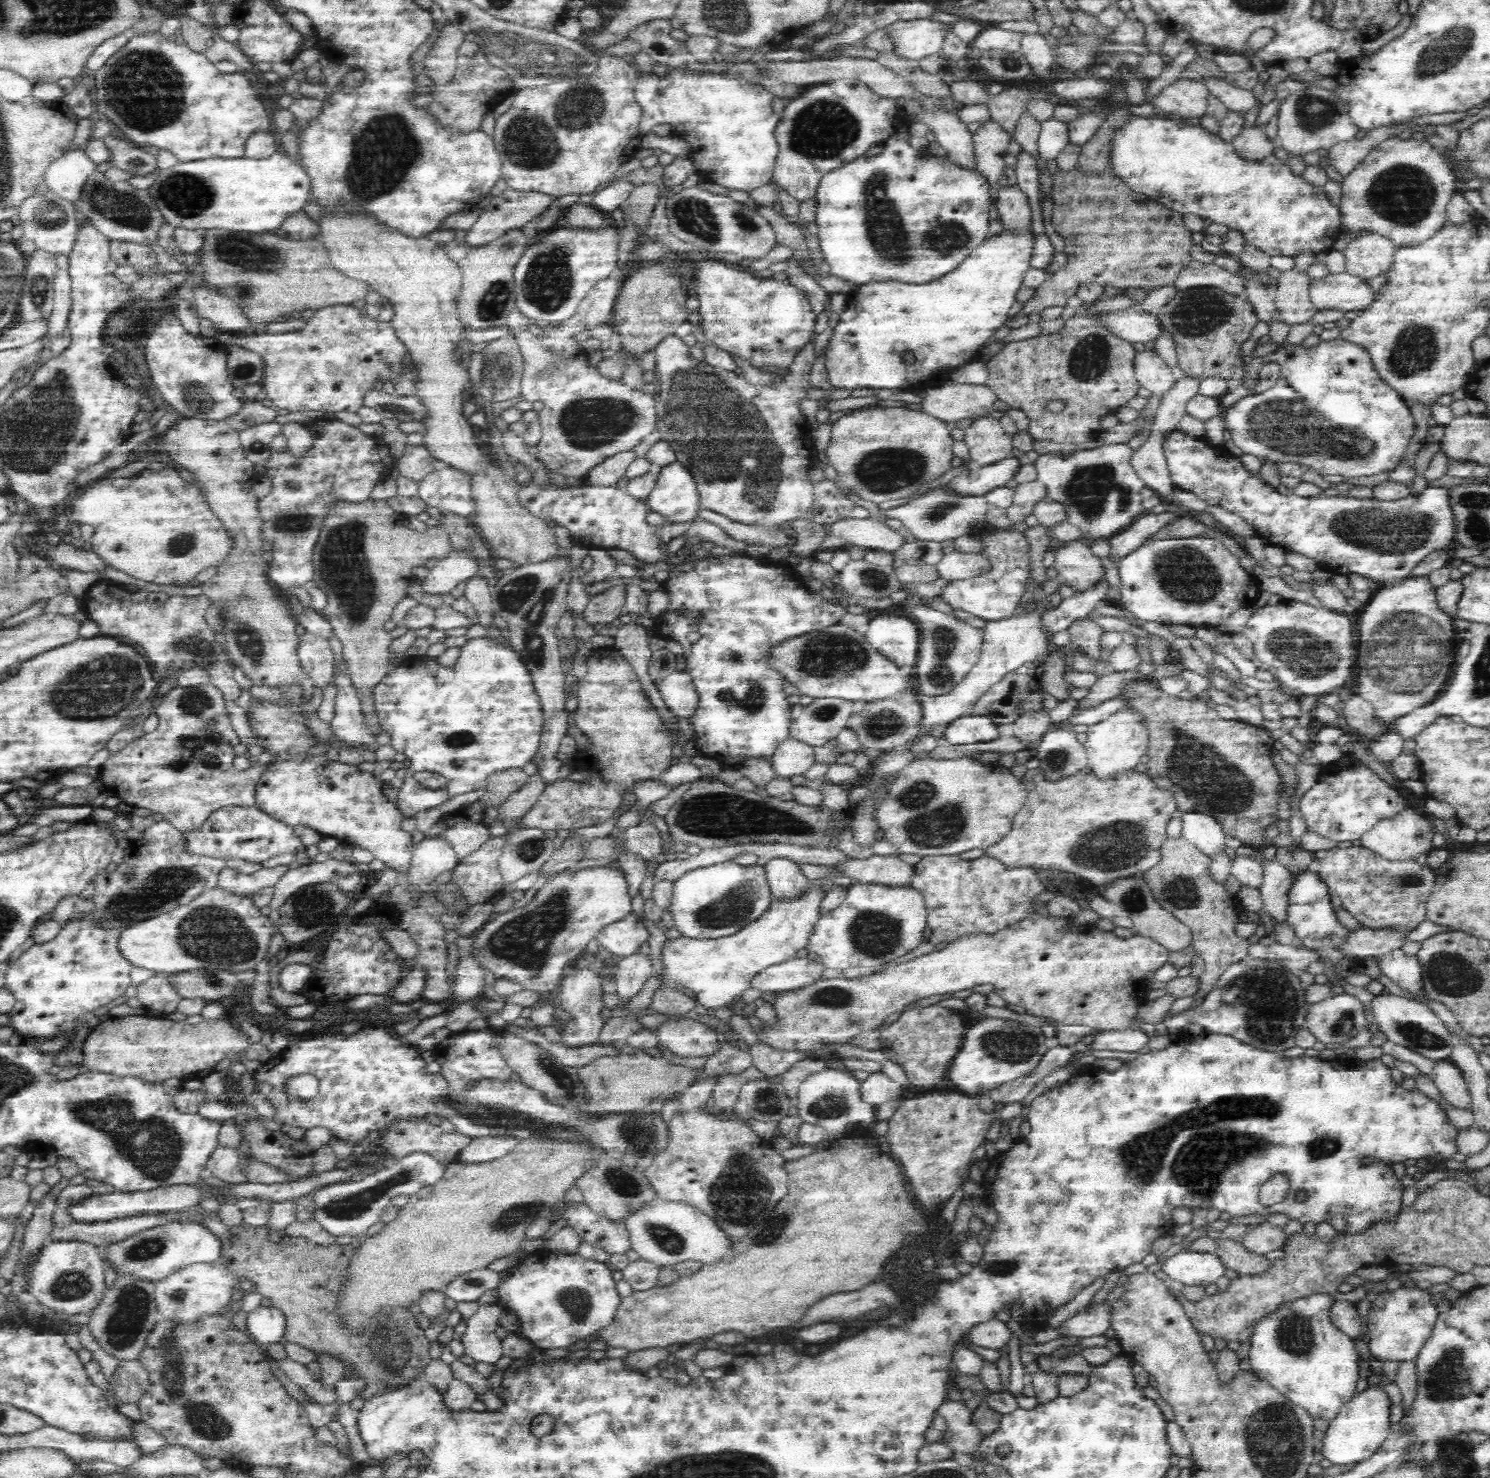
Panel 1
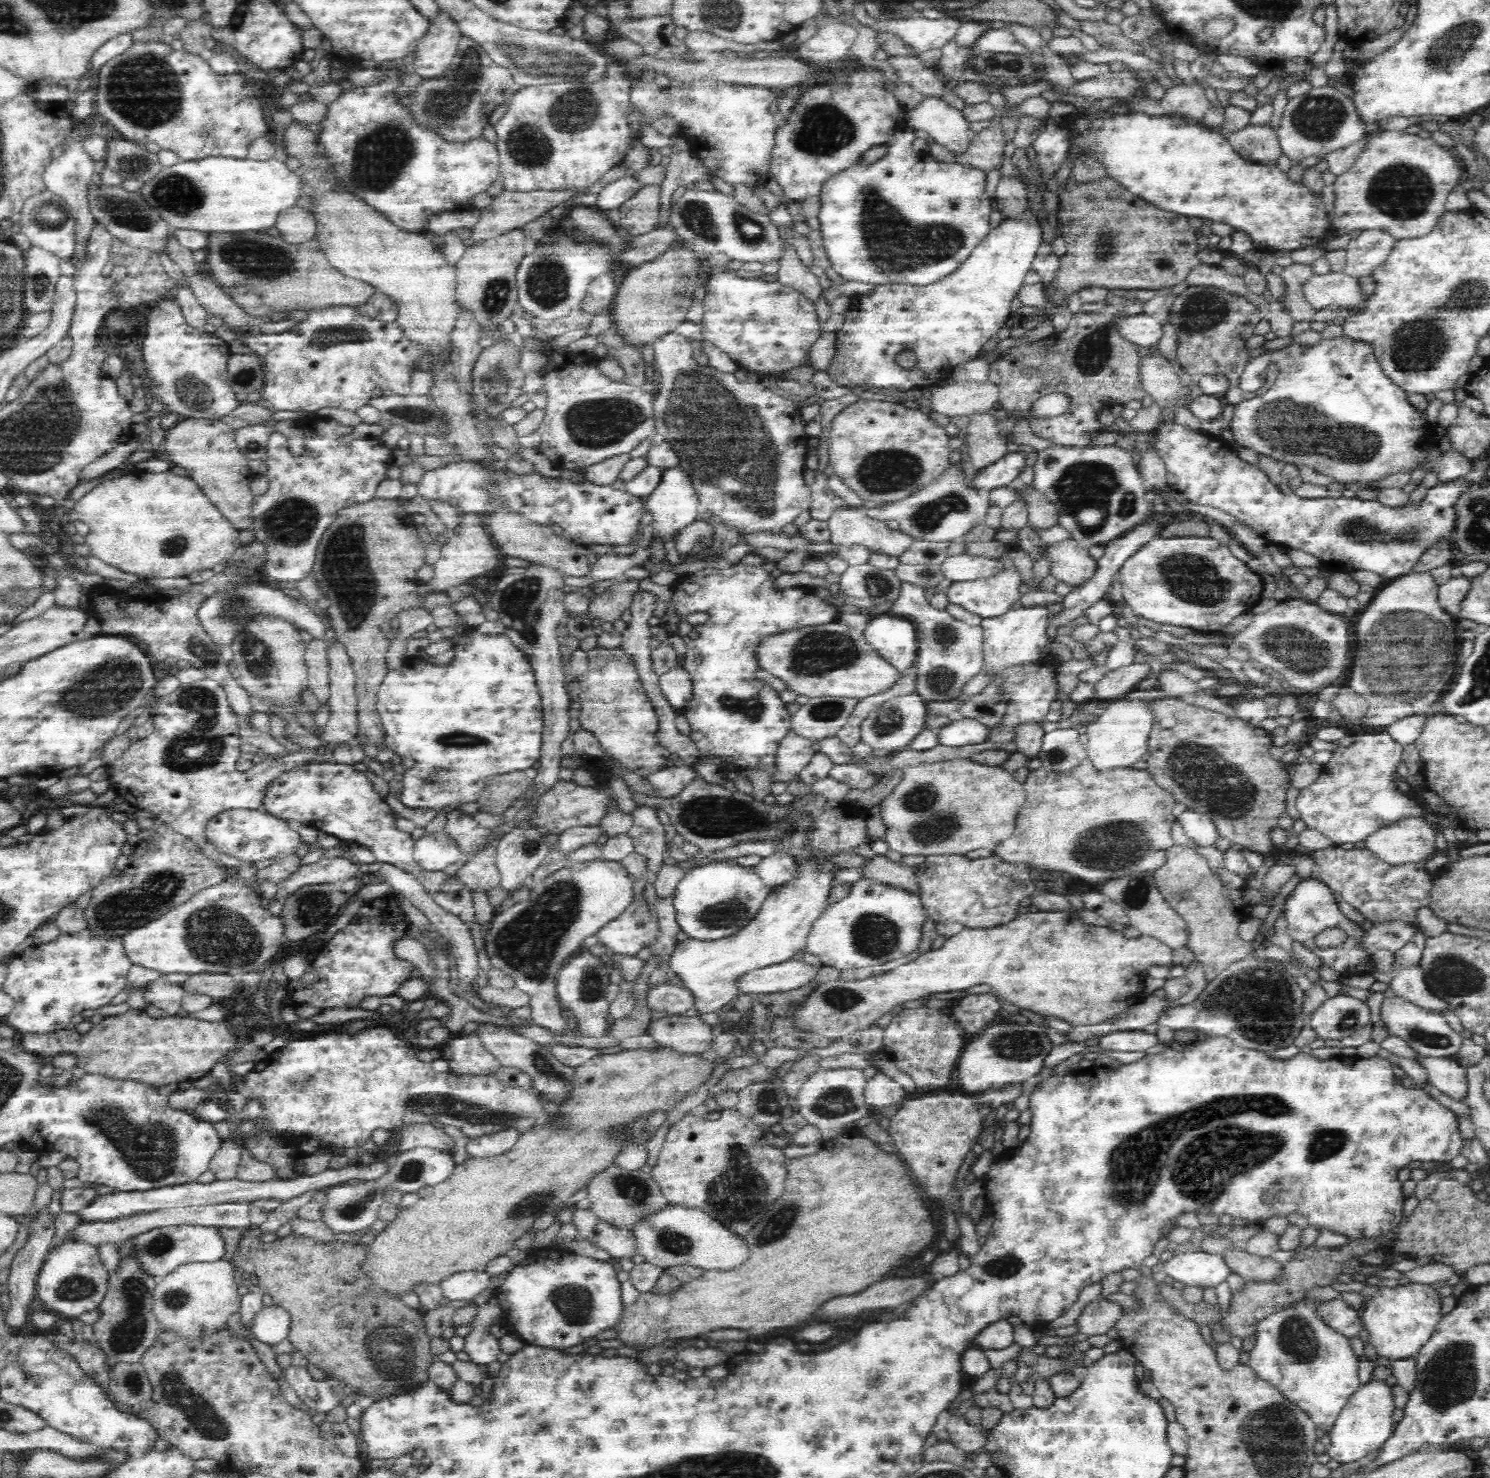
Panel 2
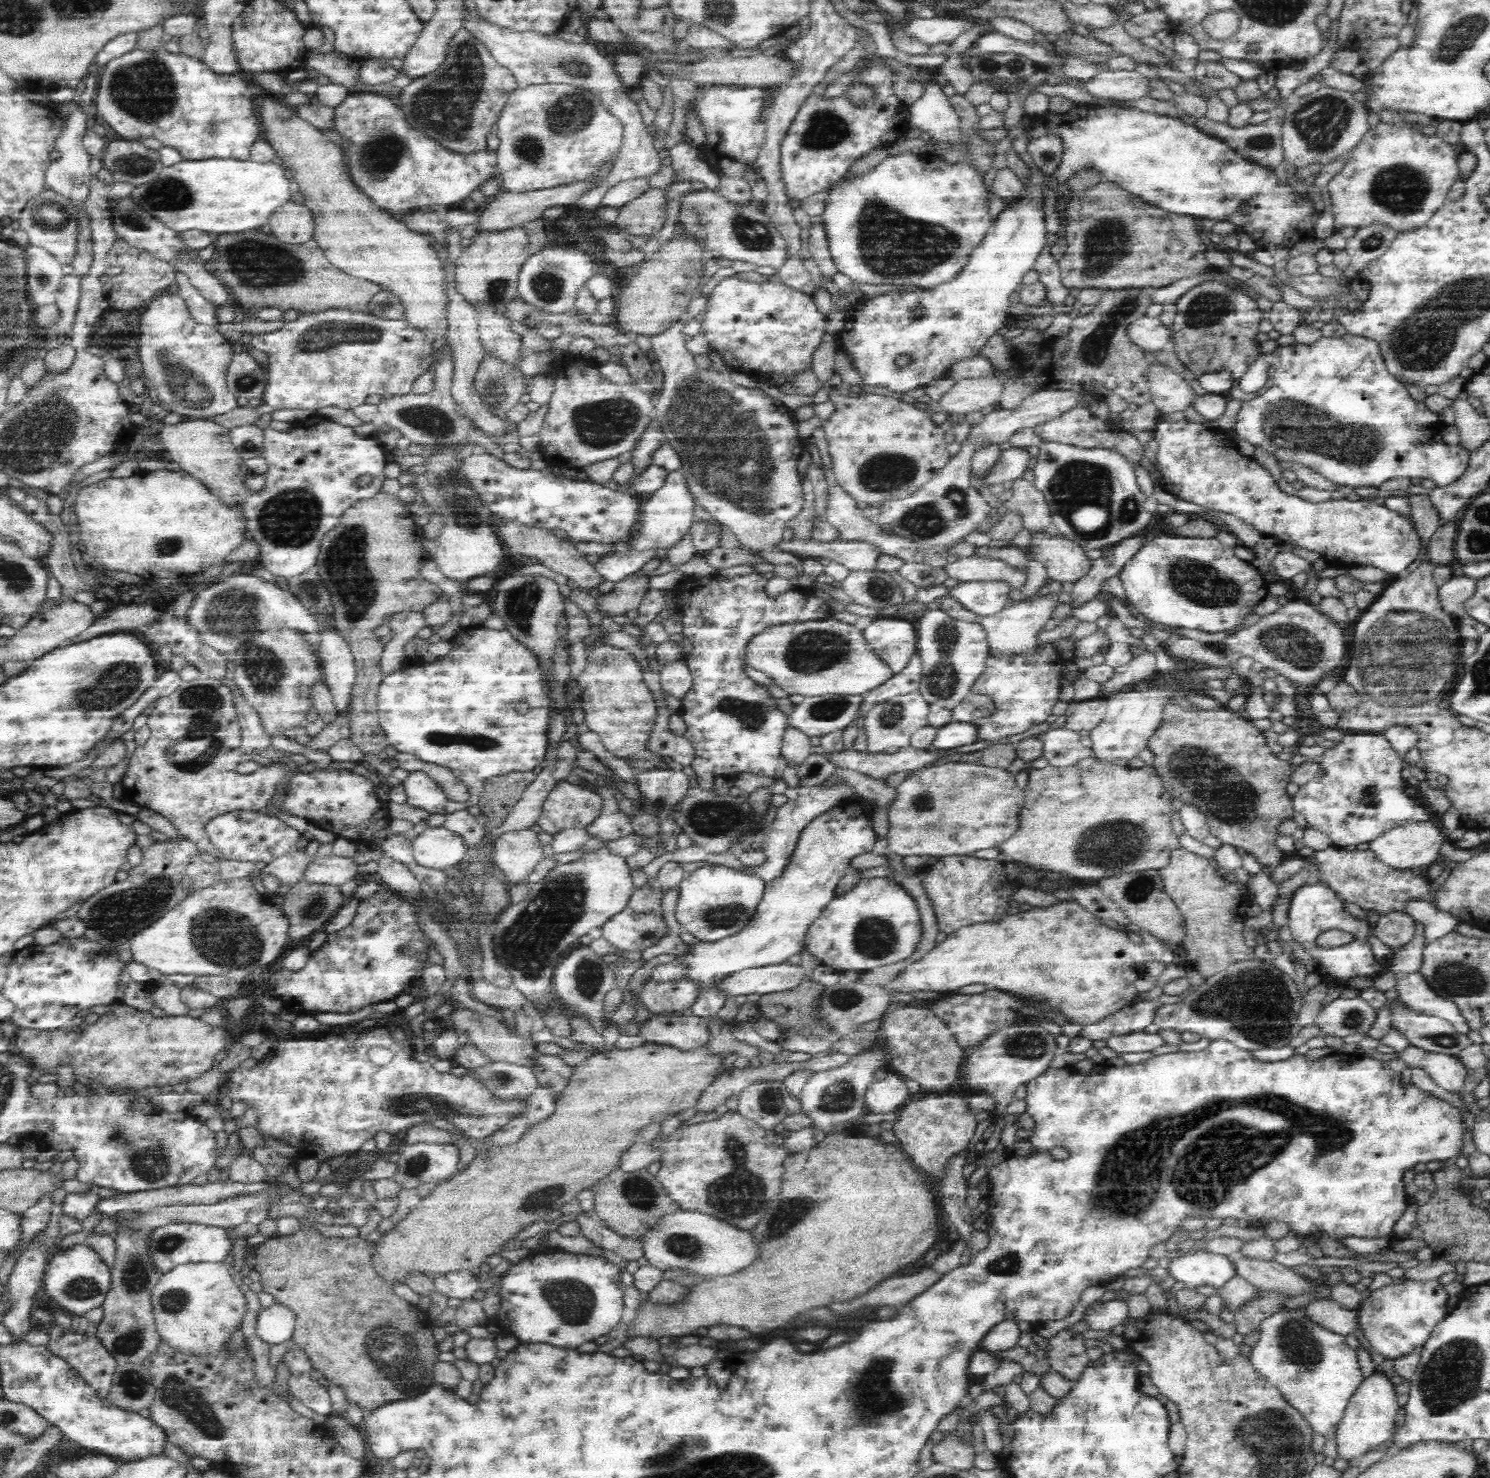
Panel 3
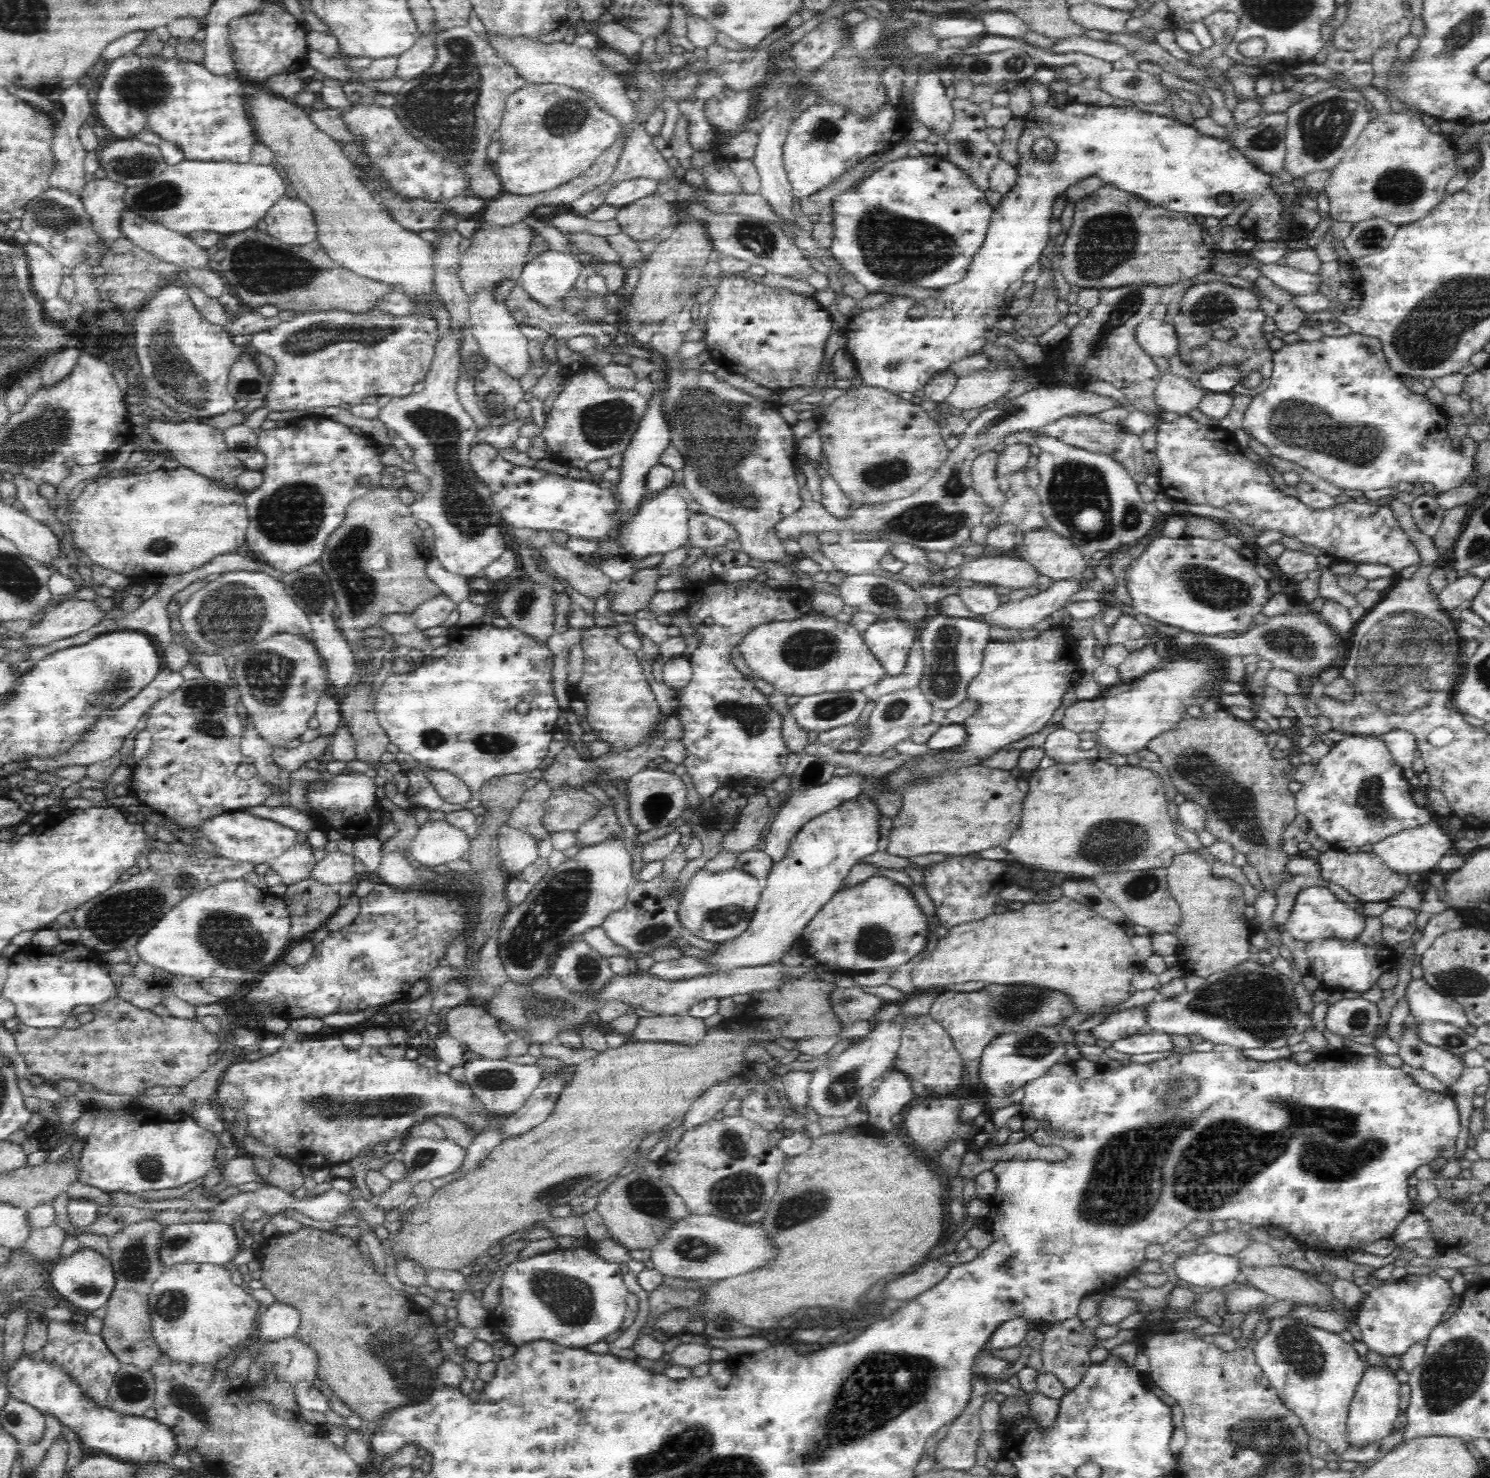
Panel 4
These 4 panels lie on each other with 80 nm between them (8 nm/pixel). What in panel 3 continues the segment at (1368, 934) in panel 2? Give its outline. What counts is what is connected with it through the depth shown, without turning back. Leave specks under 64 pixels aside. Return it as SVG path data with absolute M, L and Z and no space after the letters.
M1390 912L1374 925L1373 936L1390 949L1398 948L1412 940L1415 926L1416 921L1410 915Z

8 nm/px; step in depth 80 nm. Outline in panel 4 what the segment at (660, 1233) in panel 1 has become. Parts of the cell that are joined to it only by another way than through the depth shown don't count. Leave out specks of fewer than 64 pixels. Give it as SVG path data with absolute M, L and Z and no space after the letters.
M688 1213L681 1217L664 1232L664 1236L656 1244L649 1248L649 1260L652 1260L654 1269L662 1273L662 1276L692 1280L706 1279L715 1282L727 1279L728 1276L736 1276L740 1272L752 1272L752 1268L762 1266L764 1262L768 1262L768 1256L772 1256L773 1246L768 1244L766 1235L762 1234L761 1223L742 1225L723 1220L719 1216L696 1213Z

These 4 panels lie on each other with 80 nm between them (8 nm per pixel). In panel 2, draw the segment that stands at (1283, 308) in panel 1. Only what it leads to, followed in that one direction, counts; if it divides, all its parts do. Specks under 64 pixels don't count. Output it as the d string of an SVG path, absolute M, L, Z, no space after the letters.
M1293 263L1284 268L1280 276L1284 284L1280 303L1294 322L1306 320L1309 324L1317 311L1304 296L1304 285L1312 276L1312 264L1302 263Z

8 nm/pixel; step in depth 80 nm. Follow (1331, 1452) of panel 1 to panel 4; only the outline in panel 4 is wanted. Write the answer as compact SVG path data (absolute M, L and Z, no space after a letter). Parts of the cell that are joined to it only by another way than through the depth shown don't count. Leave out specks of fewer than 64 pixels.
M1384 1361L1366 1368L1356 1387L1345 1420L1345 1436L1348 1448L1362 1450L1370 1444L1382 1441L1394 1431L1394 1422L1400 1414L1400 1385L1396 1380L1394 1371Z

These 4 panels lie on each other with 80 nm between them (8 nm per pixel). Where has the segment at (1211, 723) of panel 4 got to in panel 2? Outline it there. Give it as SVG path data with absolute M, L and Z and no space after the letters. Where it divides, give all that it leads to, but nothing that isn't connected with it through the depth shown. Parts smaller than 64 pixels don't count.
M1179 698L1150 700L1148 707L1154 715L1154 724L1147 743L1150 758L1146 760L1146 770L1156 784L1171 792L1177 802L1186 806L1185 810L1210 816L1219 836L1228 839L1230 844L1240 844L1244 849L1268 856L1275 849L1271 832L1278 827L1278 820L1286 812L1285 794L1291 786L1290 771L1268 754L1273 747L1273 735L1236 716L1226 717L1202 706L1186 704Z

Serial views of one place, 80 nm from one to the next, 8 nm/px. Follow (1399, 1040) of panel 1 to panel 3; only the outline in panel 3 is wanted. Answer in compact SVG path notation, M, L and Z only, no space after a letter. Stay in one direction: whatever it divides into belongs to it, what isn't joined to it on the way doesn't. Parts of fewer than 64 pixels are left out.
M1400 999L1392 1002L1390 1010L1391 1028L1402 1032L1409 1044L1420 1050L1458 1057L1461 1050L1472 1044L1466 1034L1456 1032L1447 1020L1422 1014Z

